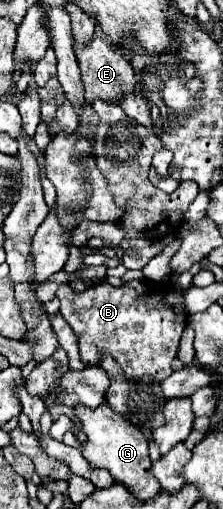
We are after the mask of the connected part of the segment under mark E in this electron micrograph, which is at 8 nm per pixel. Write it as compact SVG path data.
M94 36L90 44L82 46L78 42L74 42L74 52L82 70L82 82L86 88L86 102L92 104L96 100L104 100L108 104L118 104L122 96L130 94L136 88L136 78L134 78L134 70L130 66L130 62L122 56L122 52L106 40L102 36Z

